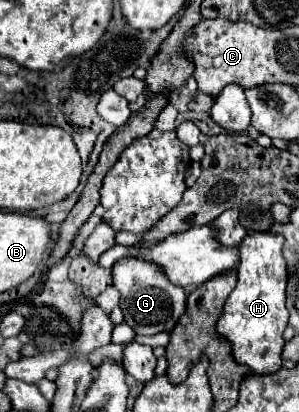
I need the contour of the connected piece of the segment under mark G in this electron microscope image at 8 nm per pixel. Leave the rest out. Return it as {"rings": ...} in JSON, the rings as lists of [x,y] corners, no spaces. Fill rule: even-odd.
{"rings":[[[123,257],[113,265],[113,285],[121,295],[121,311],[125,323],[133,327],[137,335],[155,335],[165,329],[173,329],[177,319],[185,313],[187,295],[181,285],[175,285],[167,279],[161,269],[151,261],[137,261],[135,257]],[[131,269],[135,269],[131,273]]]}

